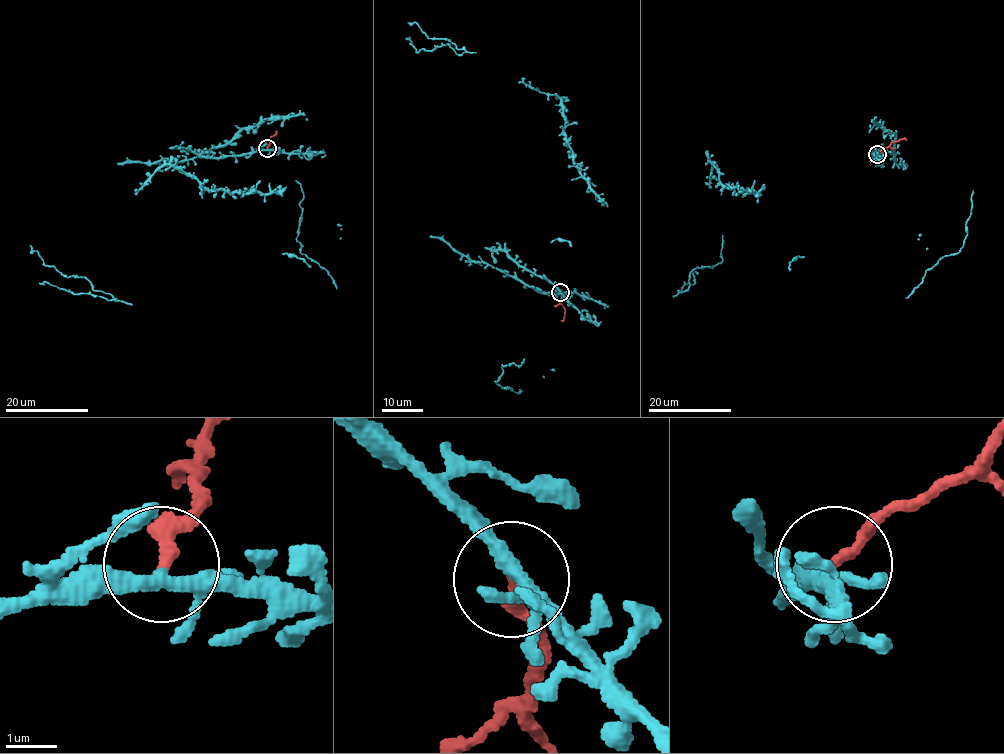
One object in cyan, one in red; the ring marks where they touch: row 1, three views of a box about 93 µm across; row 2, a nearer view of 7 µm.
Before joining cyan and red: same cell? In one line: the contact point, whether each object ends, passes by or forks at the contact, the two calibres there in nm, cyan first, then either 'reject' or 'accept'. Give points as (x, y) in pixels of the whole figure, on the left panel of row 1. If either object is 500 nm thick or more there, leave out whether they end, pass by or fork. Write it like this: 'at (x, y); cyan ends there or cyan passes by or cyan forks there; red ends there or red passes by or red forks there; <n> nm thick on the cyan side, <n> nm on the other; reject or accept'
at (267, 148); cyan forks there; red ends there; 240 nm thick on the cyan side, 240 nm on the other; reject

